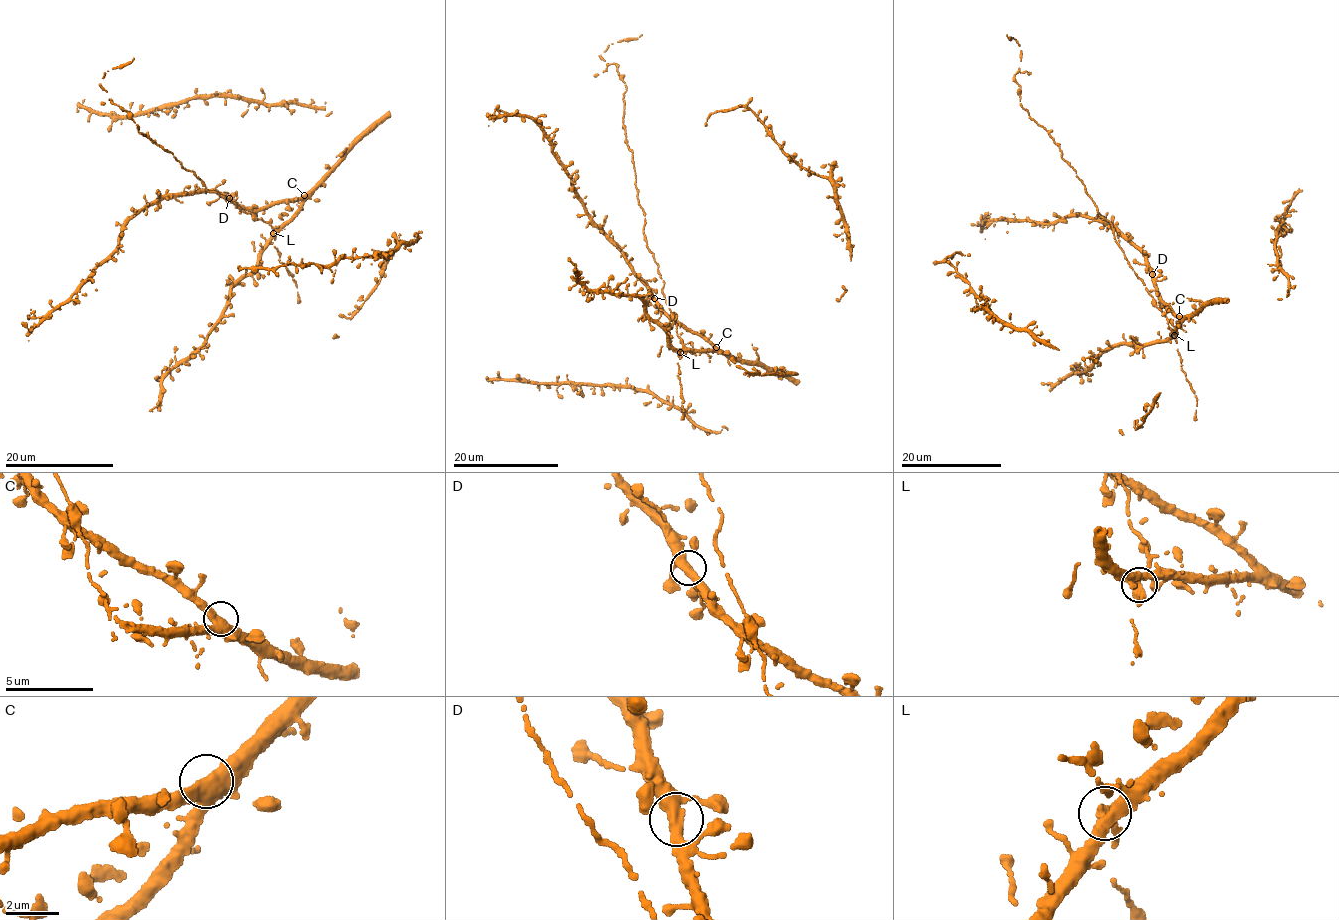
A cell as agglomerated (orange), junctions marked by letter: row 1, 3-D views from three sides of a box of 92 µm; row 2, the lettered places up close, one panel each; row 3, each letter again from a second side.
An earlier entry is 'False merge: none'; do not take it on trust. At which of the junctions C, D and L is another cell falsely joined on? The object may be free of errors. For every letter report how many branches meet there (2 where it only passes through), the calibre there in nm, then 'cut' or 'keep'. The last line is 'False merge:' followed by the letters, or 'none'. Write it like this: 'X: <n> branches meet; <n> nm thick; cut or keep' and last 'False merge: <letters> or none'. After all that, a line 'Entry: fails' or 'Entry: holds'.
C: 3 branches meet; 360 nm thick; keep
D: 3 branches meet; 360 nm thick; keep
L: 3 branches meet; 360 nm thick; keep
False merge: none
Entry: holds

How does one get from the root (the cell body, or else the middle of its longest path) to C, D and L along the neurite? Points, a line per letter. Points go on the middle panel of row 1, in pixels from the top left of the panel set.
C: (682, 414), (683, 399), (677, 375), (680, 351), (716, 347)
D: (682, 414), (683, 399), (677, 375), (680, 351), (689, 348), (714, 349), (700, 335), (669, 319), (654, 298)
L: (682, 414), (683, 399), (677, 375), (680, 353)

